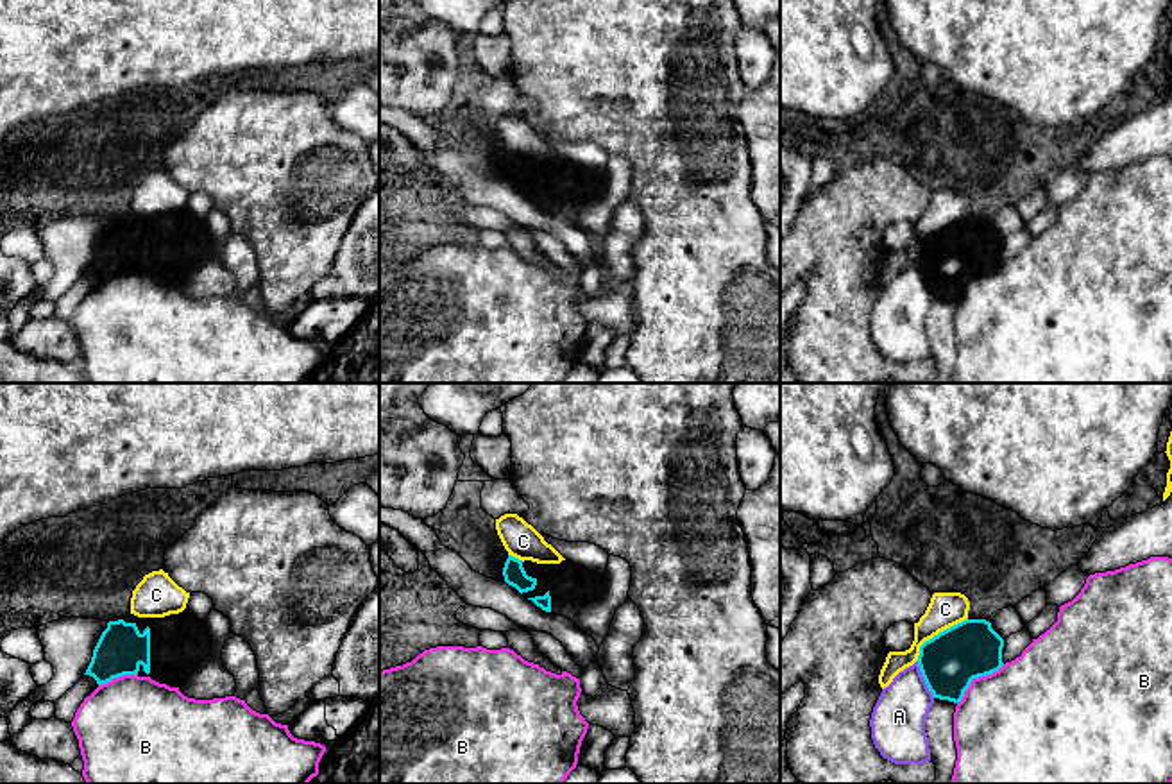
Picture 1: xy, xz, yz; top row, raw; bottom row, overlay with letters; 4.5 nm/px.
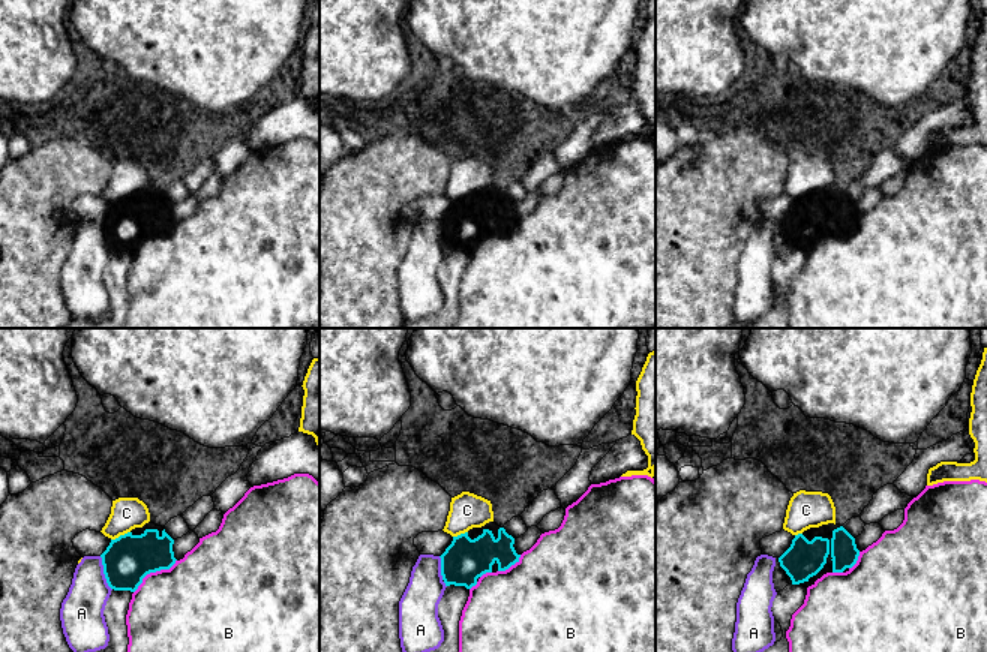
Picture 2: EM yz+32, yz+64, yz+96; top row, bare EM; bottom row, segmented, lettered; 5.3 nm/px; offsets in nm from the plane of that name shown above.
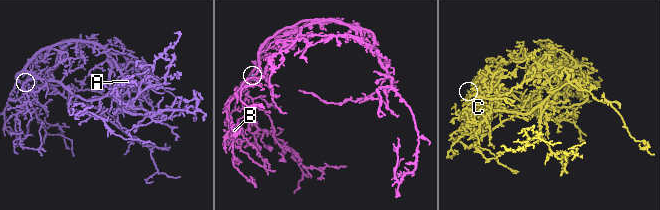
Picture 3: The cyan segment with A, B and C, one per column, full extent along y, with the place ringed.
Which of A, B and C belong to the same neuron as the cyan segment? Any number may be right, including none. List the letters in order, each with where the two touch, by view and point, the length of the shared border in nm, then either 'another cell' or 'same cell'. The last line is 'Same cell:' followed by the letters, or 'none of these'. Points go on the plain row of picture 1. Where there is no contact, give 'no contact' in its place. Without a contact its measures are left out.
A: yz (924, 278) | 190 nm | another cell
B: yz (976, 276) | 280 nm | another cell
C: yz (938, 233) | 300 nm | another cell
Same cell: none of these

